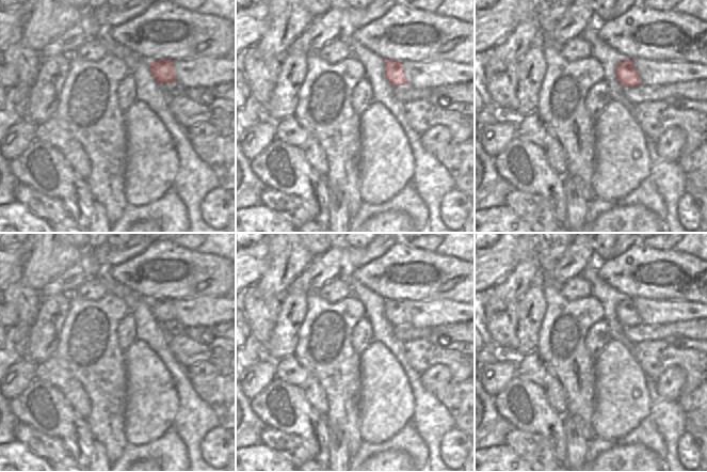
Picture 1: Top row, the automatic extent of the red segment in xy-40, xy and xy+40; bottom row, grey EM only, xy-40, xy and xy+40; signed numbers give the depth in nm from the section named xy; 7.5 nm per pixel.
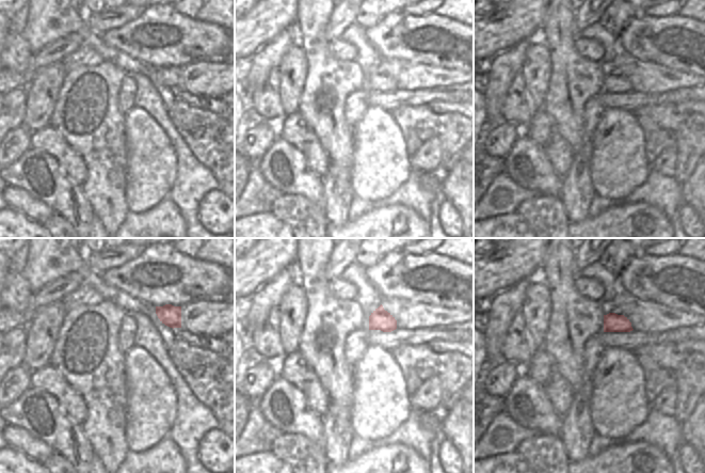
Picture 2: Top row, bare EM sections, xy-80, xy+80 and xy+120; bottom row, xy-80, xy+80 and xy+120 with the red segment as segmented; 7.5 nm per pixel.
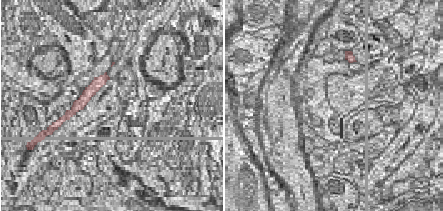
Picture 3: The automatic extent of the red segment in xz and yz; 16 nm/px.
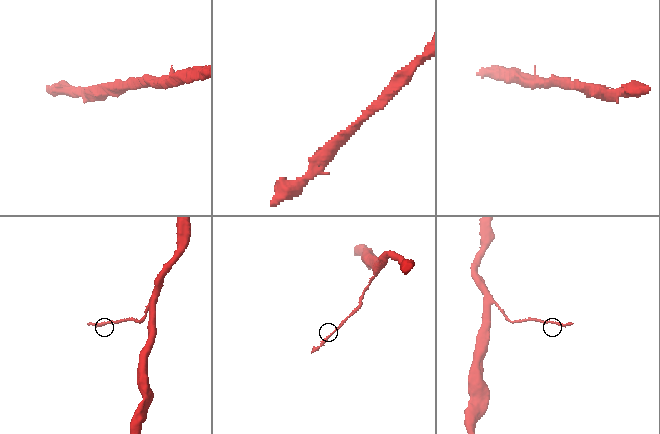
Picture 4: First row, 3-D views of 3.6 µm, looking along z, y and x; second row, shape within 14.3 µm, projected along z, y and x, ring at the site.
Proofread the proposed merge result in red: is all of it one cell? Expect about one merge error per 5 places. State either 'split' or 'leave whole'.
leave whole

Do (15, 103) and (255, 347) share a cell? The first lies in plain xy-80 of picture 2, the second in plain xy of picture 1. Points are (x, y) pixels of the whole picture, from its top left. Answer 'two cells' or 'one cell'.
one cell

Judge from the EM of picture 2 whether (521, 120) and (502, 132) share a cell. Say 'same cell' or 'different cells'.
different cells

